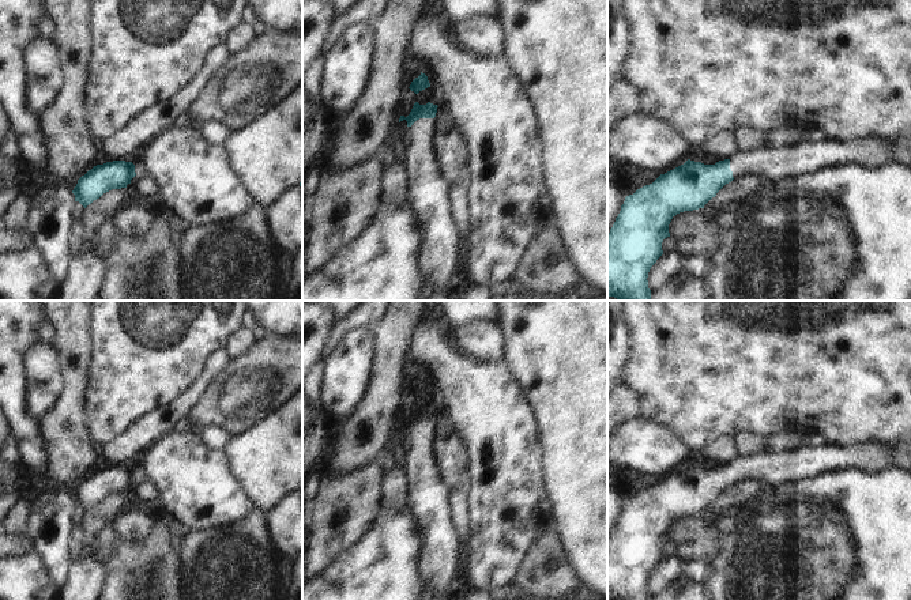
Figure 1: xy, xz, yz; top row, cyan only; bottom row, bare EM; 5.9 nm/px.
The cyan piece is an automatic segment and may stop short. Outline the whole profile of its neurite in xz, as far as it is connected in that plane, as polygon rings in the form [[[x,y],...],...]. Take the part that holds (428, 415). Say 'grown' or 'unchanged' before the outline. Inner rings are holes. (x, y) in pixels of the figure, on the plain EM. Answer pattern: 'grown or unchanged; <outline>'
grown; [[[414,408],[407,422],[400,420],[399,427],[406,424],[407,431],[402,439],[404,449],[404,476],[407,479],[407,505],[413,520],[413,528],[422,539],[422,547],[418,558],[419,573],[423,584],[433,593],[444,593],[451,584],[458,556],[458,536],[451,522],[451,509],[448,499],[451,488],[440,479],[433,454],[434,422],[437,410]]]

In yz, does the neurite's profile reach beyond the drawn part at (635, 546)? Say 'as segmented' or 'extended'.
extended

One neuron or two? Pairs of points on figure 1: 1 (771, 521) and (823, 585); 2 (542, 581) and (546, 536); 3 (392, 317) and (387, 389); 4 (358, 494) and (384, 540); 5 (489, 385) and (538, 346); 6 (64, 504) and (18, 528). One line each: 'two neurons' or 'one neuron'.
1: one neuron
2: one neuron
3: one neuron
4: two neurons
5: two neurons
6: two neurons

